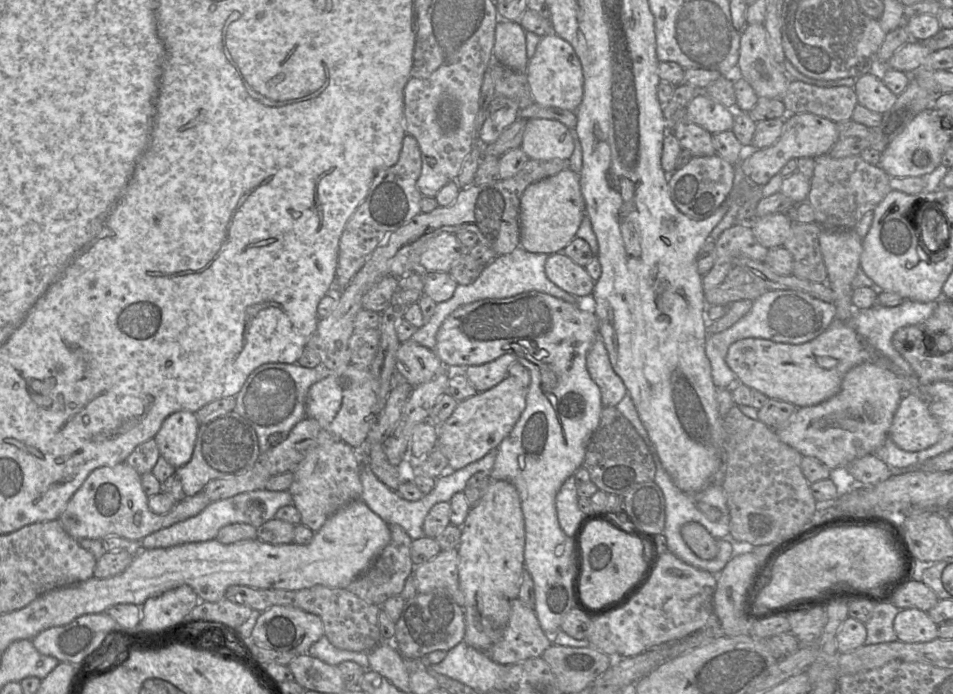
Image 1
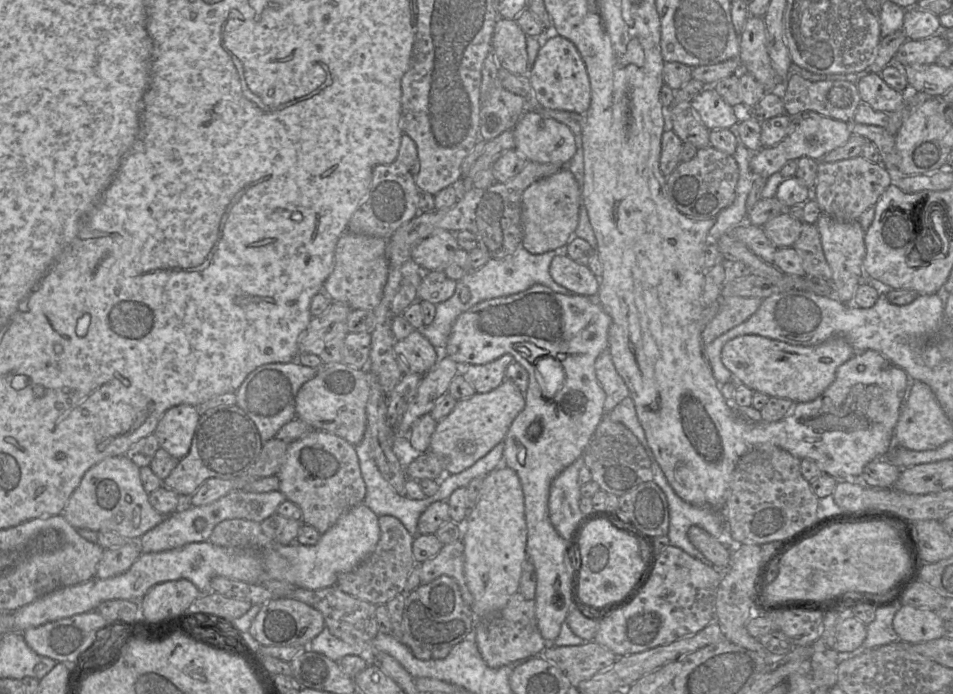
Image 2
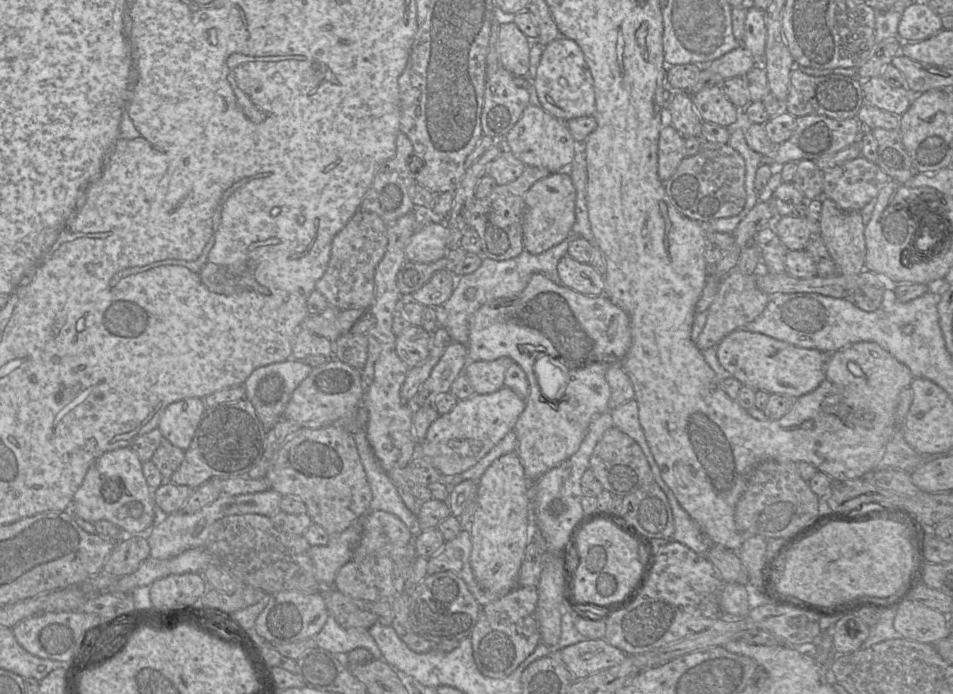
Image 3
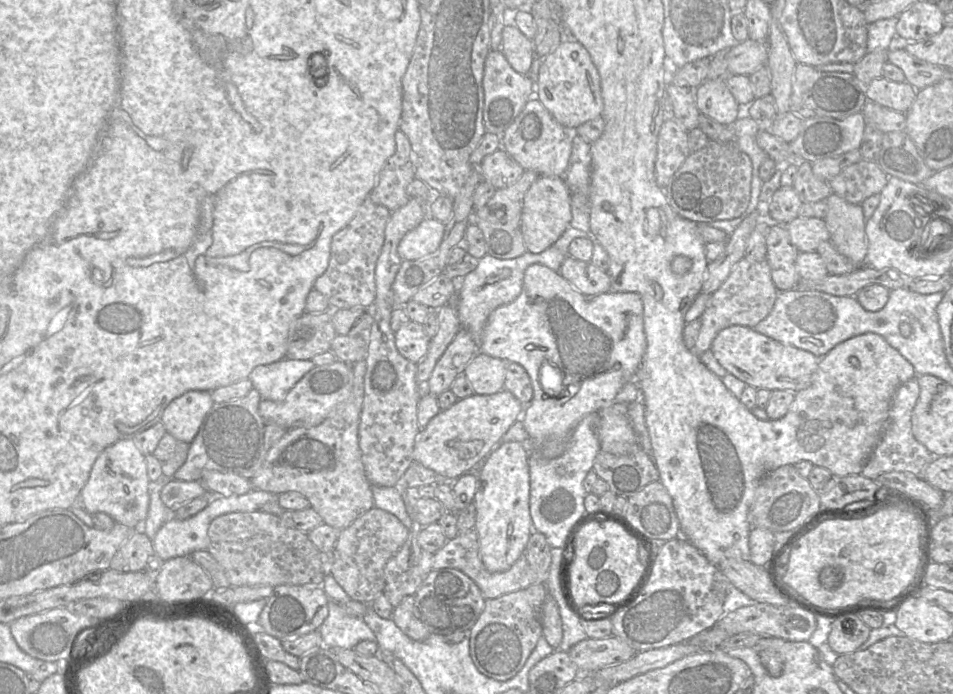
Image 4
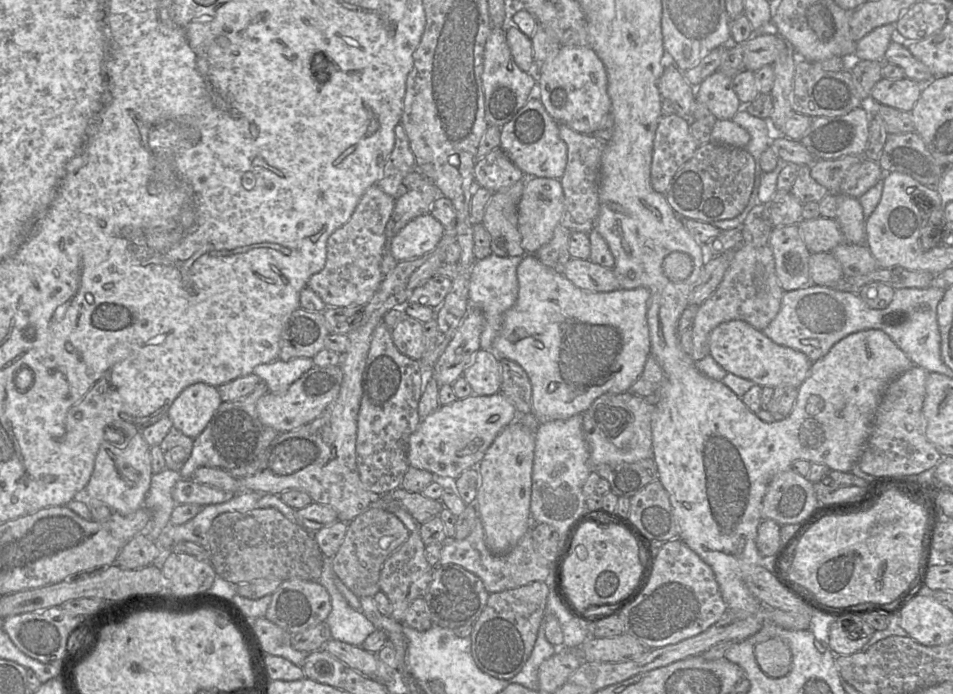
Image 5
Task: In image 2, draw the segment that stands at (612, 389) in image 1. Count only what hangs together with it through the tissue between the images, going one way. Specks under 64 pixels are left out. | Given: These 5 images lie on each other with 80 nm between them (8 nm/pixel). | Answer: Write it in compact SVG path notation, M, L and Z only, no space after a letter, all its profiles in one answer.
M608 350L596 359L595 373L599 384L605 392L604 411L609 414L630 392L623 378L618 374Z

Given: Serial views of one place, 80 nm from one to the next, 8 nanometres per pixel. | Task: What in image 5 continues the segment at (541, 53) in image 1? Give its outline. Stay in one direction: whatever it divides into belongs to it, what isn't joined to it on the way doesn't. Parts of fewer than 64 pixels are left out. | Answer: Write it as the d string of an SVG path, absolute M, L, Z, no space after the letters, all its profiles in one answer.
M561 46L545 63L536 95L548 114L559 124L582 134L593 134L611 111L608 76L597 53L589 46Z

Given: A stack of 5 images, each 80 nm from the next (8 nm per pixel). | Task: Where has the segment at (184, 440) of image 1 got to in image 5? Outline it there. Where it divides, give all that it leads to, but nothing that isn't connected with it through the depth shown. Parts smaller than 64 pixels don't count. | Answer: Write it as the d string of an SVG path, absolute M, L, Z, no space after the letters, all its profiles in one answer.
M198 382L184 388L168 409L173 426L195 439L222 403L217 388Z

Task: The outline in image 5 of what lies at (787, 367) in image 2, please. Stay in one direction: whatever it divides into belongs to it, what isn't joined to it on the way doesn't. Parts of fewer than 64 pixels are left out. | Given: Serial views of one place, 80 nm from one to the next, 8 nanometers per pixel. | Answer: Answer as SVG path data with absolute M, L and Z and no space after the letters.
M731 320L715 327L709 335L709 352L727 373L751 380L761 387L799 388L813 363L804 353L776 344L762 331L742 320Z

